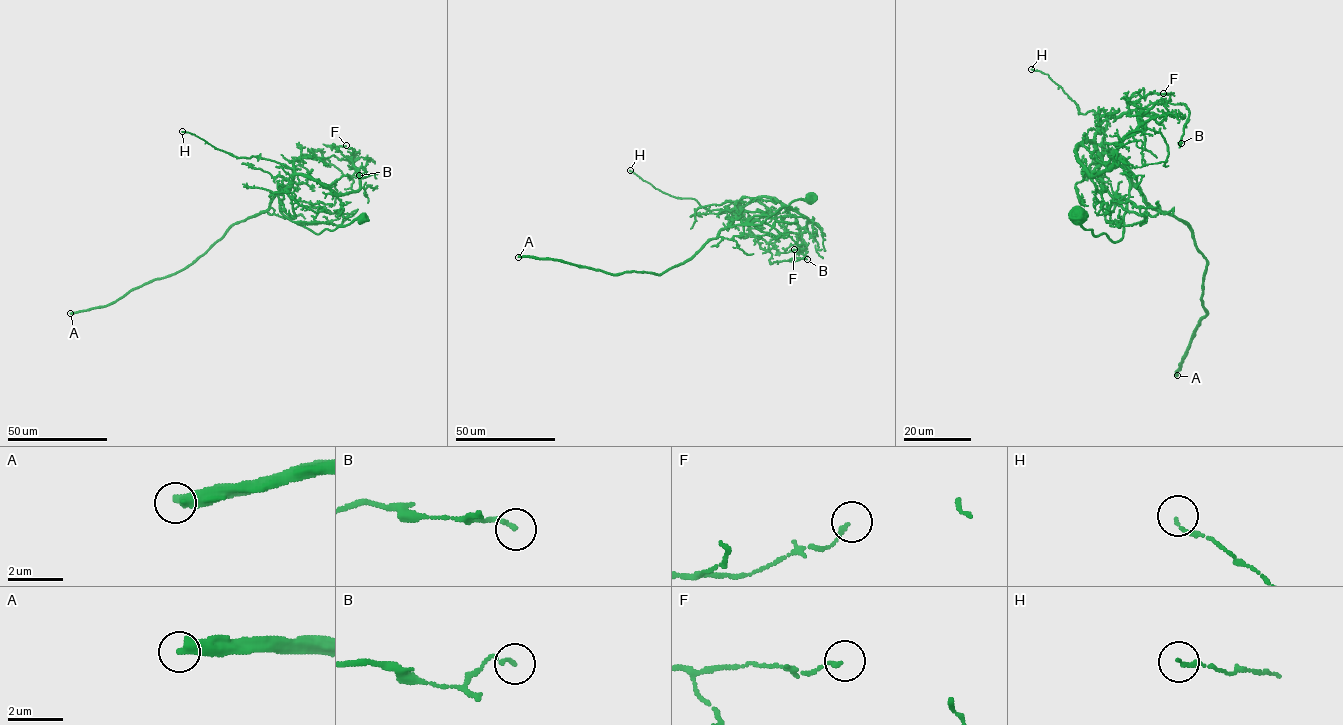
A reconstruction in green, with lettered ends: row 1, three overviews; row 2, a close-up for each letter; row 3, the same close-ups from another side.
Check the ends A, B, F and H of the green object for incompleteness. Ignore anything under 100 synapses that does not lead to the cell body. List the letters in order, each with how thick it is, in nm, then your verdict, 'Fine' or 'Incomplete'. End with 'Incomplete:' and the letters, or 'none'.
A: Thickness 400 nm. Incomplete
B: Thickness 130 nm. Fine
F: Thickness 140 nm. Fine
H: Thickness 120 nm. Fine
Incomplete: A

